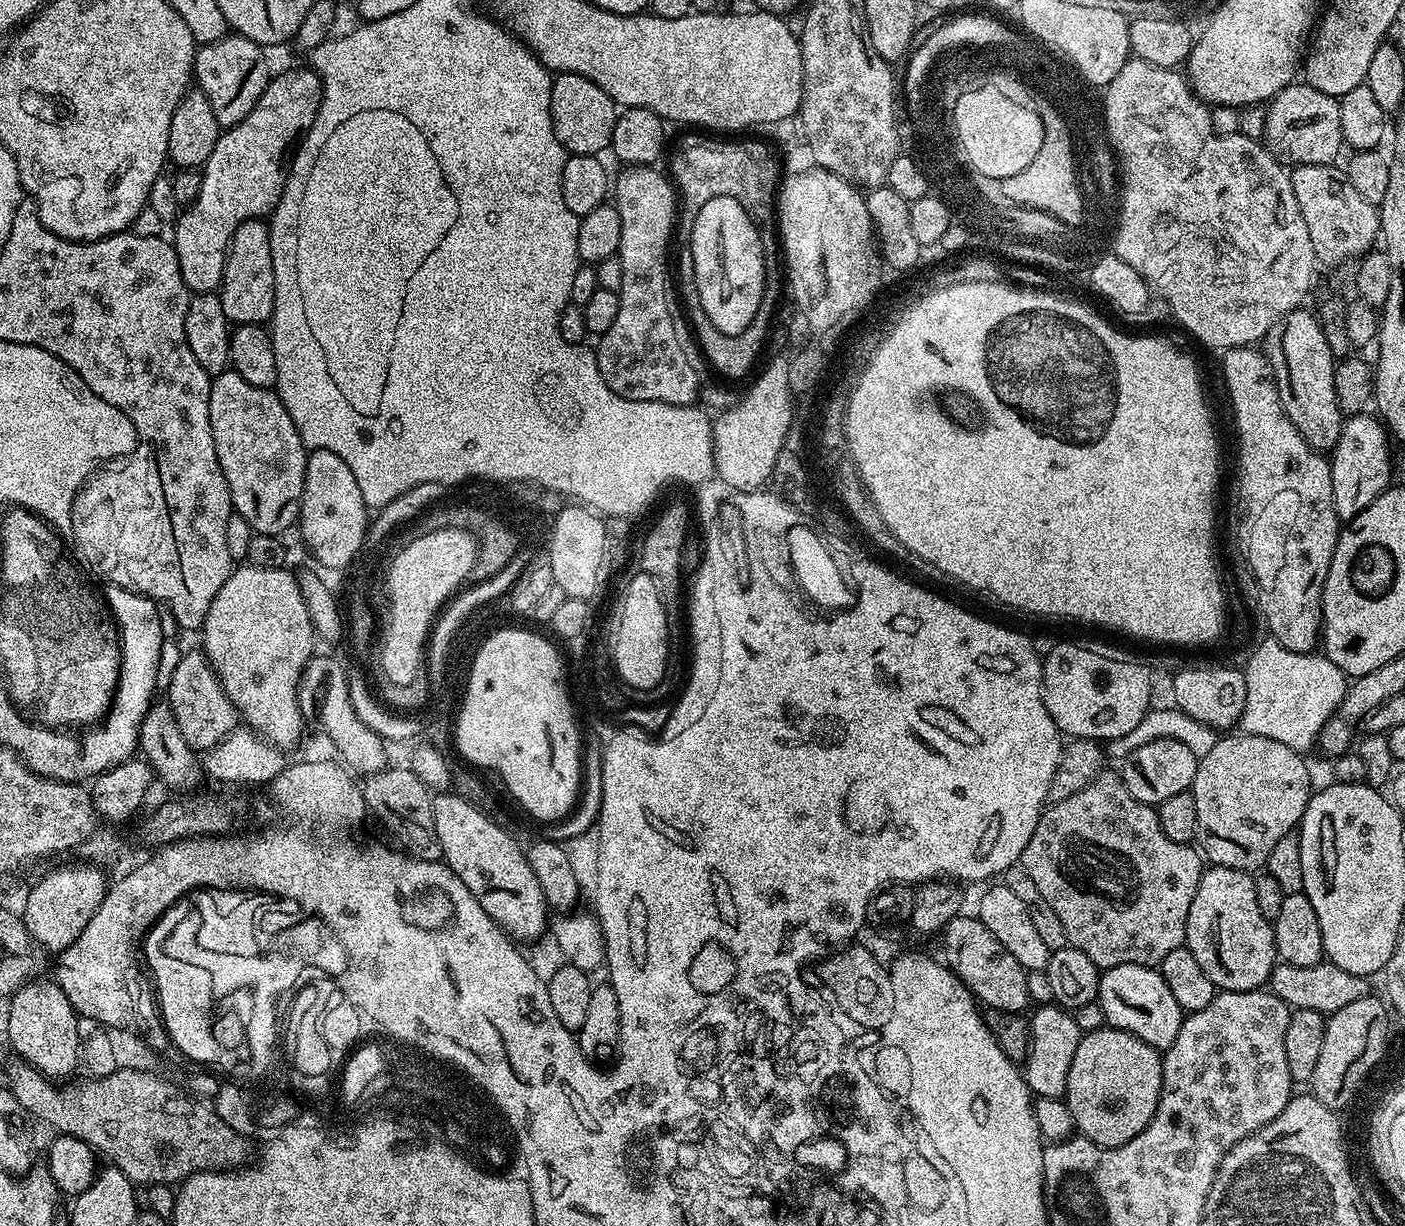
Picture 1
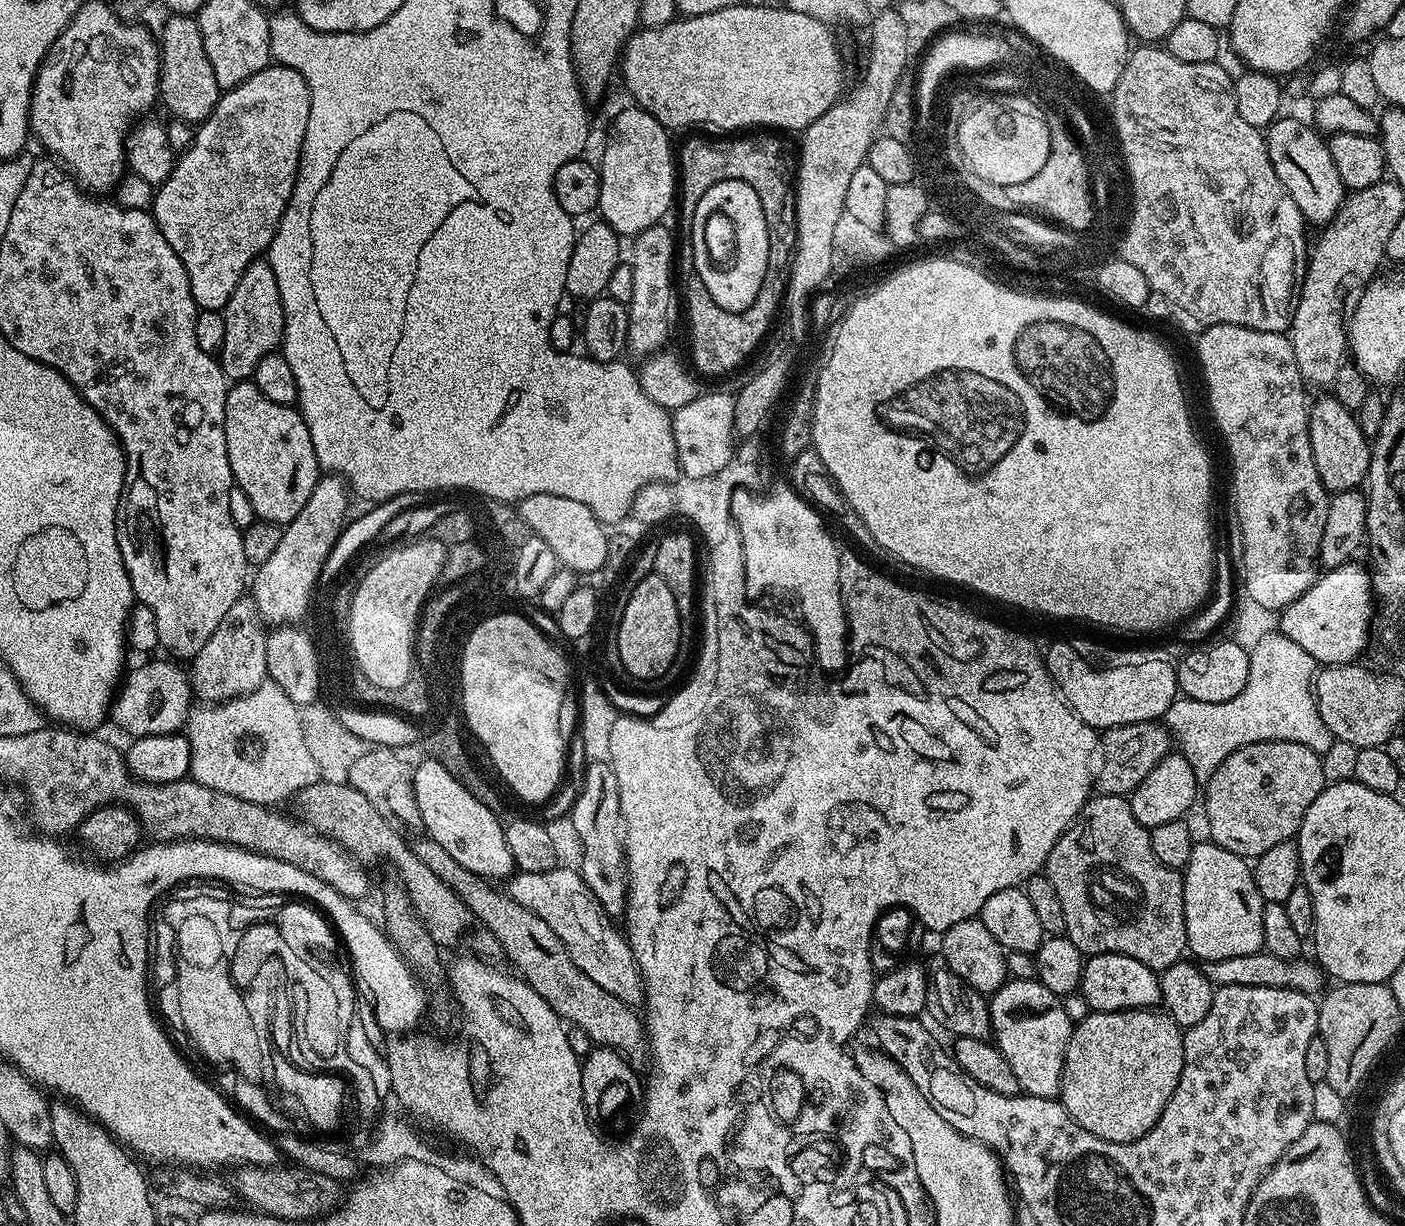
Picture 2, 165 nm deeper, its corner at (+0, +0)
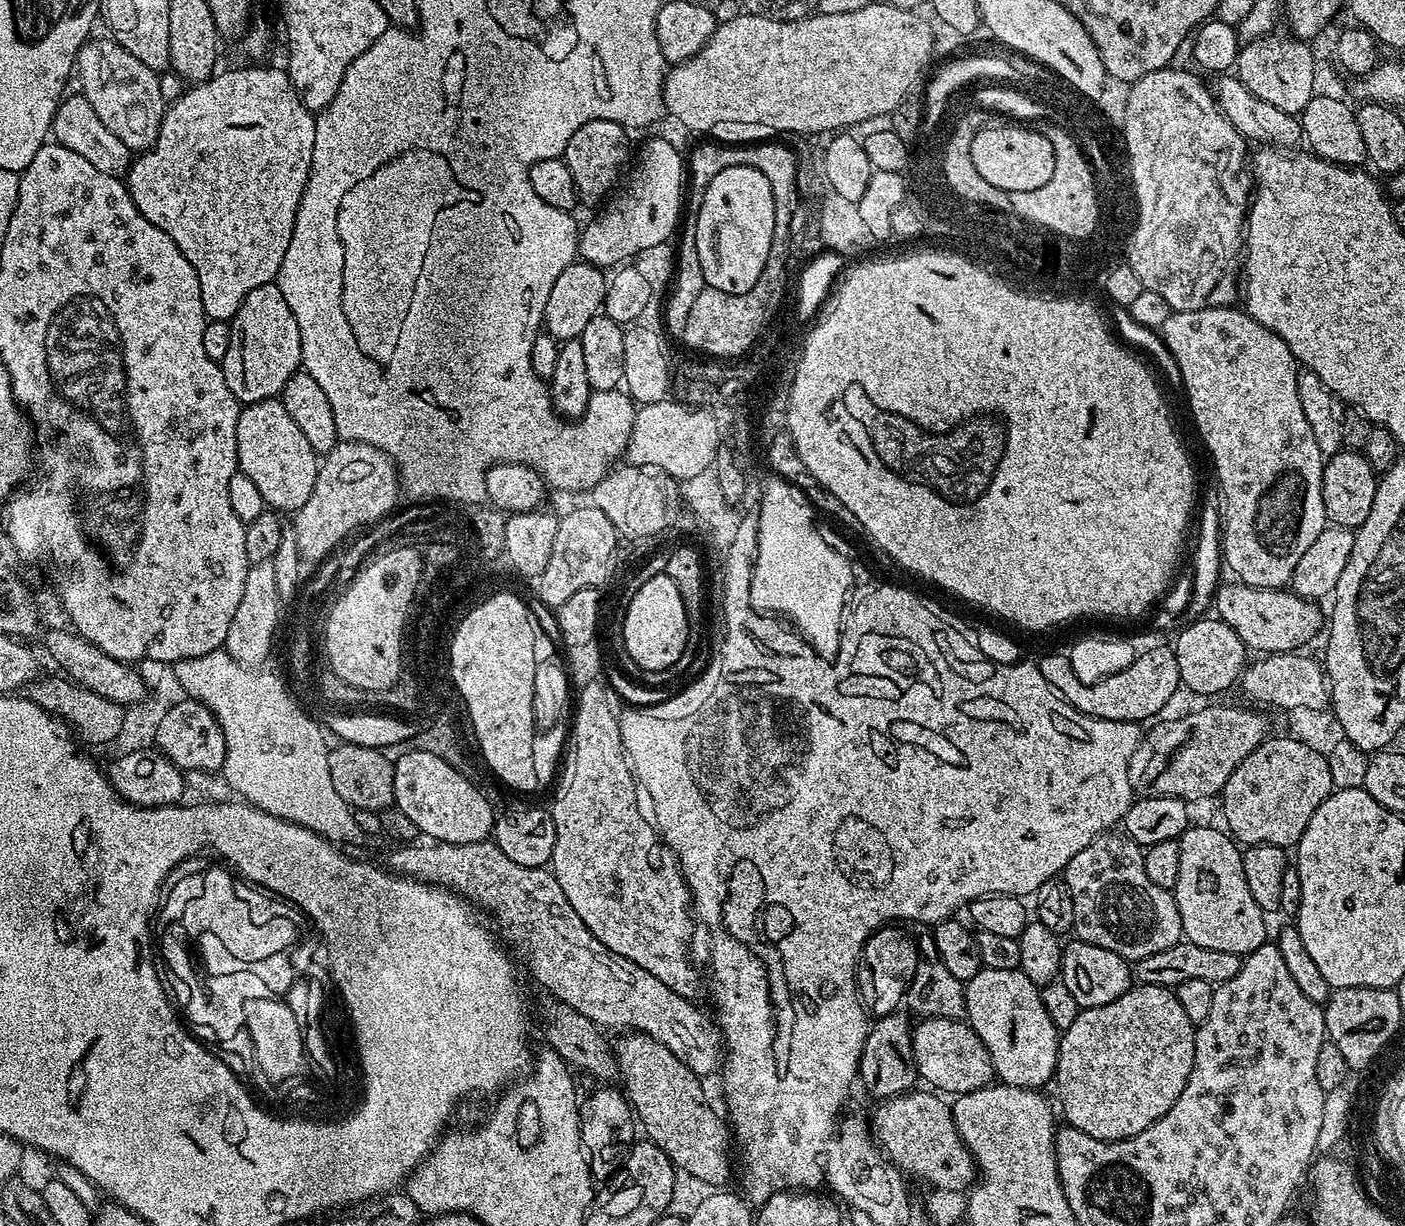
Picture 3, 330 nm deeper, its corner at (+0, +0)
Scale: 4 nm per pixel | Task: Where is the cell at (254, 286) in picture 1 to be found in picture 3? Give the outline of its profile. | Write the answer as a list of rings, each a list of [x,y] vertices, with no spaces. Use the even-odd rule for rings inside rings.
[[[273,282],[258,286],[258,290],[250,290],[250,294],[242,298],[242,306],[238,306],[238,314],[228,321],[228,329],[230,346],[226,349],[226,358],[219,361],[219,365],[226,378],[226,386],[230,386],[230,394],[234,394],[234,398],[244,406],[279,397],[291,376],[301,371],[302,334],[298,334],[298,318],[294,318],[290,306],[286,306],[286,298],[282,298],[278,285]]]

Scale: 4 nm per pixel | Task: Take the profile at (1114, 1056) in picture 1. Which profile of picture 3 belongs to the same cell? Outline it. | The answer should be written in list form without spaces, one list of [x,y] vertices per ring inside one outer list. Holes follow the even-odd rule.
[[[1137,983],[1122,998],[1106,1002],[1106,1006],[1082,1008],[1070,1027],[1063,1029],[1056,1059],[1054,1085],[1060,1095],[1059,1111],[1071,1127],[1099,1140],[1125,1140],[1142,1134],[1174,1102],[1186,1086],[1194,1066],[1194,1042],[1197,1025],[1186,1018],[1182,1002],[1171,987]]]

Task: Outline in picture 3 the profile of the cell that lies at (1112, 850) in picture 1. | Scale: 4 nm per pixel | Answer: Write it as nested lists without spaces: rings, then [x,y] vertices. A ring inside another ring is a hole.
[[[1105,830],[1086,850],[1078,850],[1064,867],[1062,882],[1074,898],[1072,932],[1077,940],[1102,946],[1129,962],[1148,958],[1182,940],[1175,895],[1150,882],[1140,845],[1119,831]]]

